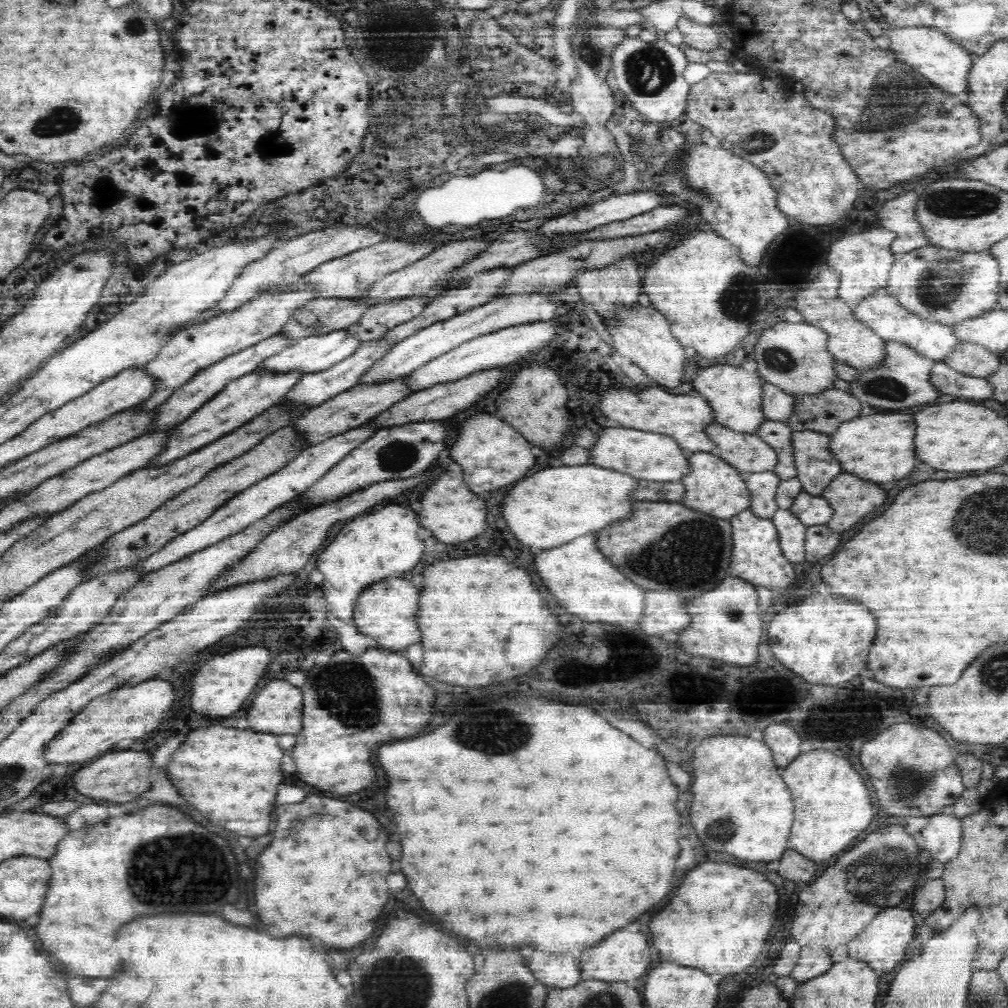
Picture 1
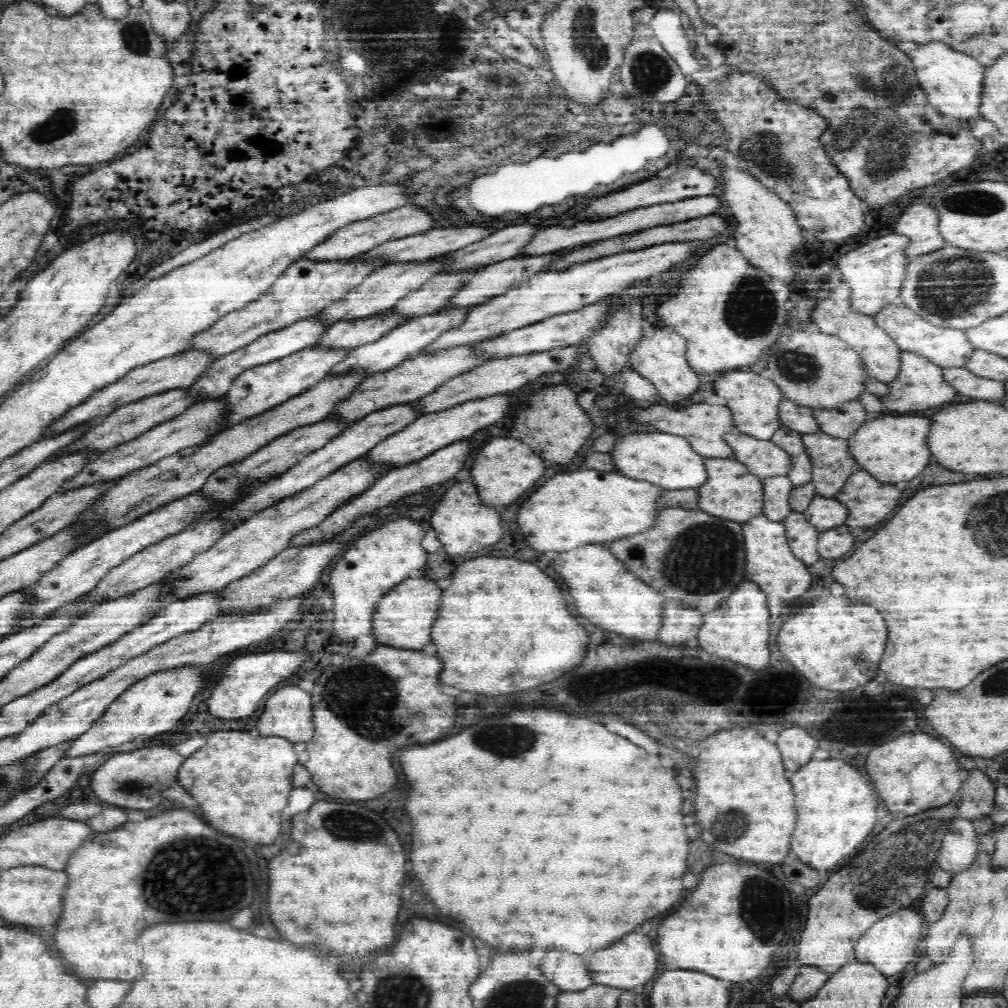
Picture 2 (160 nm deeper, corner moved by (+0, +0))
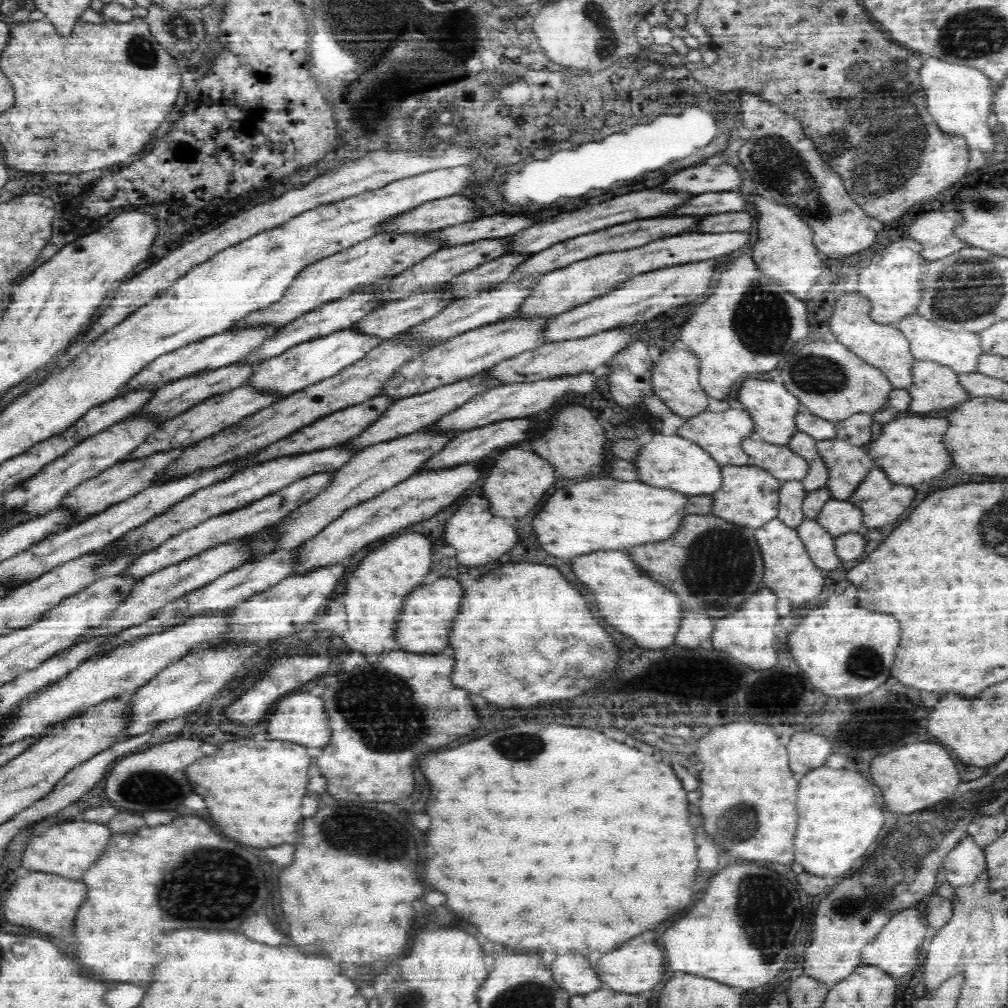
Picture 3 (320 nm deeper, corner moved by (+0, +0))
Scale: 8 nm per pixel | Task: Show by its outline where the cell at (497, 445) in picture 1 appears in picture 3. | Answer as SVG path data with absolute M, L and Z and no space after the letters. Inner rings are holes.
M506 448L494 460L494 468L490 470L486 484L482 487L482 496L488 499L488 509L492 514L510 521L510 518L514 520L530 514L542 502L544 494L554 486L554 482L554 466L548 464L547 460L528 450Z

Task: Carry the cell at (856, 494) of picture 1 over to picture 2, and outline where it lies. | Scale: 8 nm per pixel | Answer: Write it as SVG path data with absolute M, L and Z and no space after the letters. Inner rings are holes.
M864 469L850 474L842 490L833 498L848 508L844 525L848 528L866 528L878 524L898 506L902 492L890 483L878 482Z

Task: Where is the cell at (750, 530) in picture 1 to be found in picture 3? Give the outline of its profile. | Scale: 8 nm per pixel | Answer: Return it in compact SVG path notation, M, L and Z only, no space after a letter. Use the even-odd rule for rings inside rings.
M776 518L760 528L754 528L756 544L760 547L761 560L764 561L763 586L776 593L777 598L788 598L792 604L806 606L810 598L818 597L824 586L822 569L818 568L808 556L808 551L800 542L796 529L786 526Z

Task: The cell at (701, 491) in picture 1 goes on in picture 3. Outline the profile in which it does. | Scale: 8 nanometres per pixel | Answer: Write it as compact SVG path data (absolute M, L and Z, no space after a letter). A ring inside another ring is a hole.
M721 466L720 490L712 492L712 514L746 527L760 528L766 522L777 518L777 498L780 498L780 484L776 477L760 467Z

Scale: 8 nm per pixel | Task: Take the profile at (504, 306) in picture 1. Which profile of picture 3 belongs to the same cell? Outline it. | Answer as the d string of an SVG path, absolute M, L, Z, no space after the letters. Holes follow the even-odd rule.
M726 232L726 234L682 234L670 236L662 240L654 240L646 246L607 252L588 257L568 266L548 271L540 275L534 290L525 299L516 317L552 317L576 309L578 306L591 302L592 299L609 294L623 282L636 275L647 273L676 264L707 261L716 259L724 254L746 249L746 244L752 242L748 232Z

